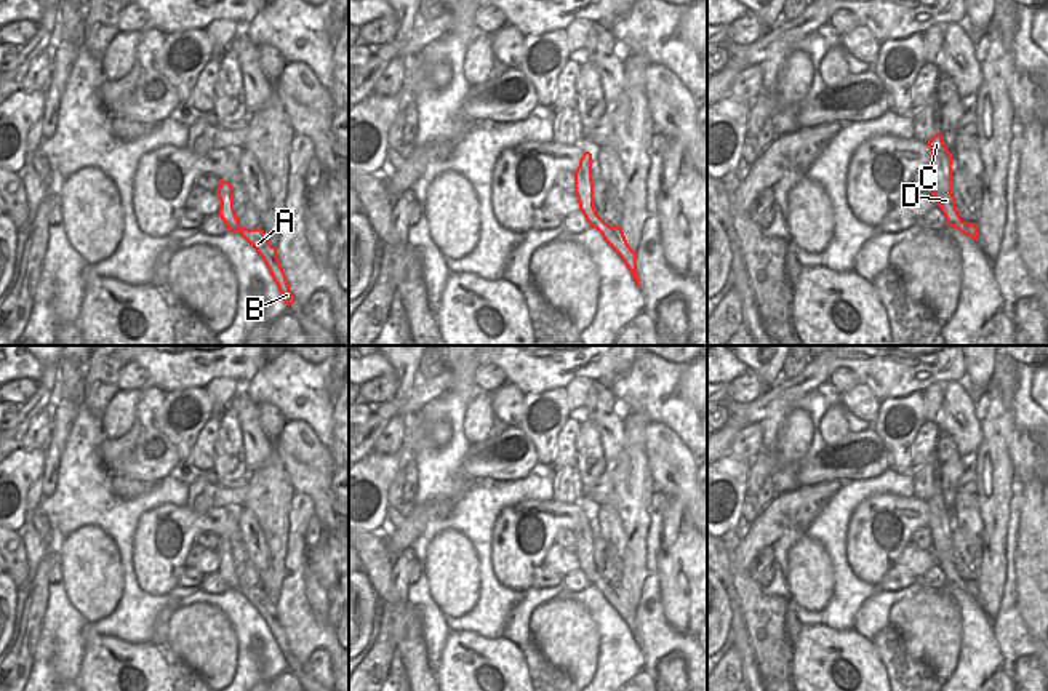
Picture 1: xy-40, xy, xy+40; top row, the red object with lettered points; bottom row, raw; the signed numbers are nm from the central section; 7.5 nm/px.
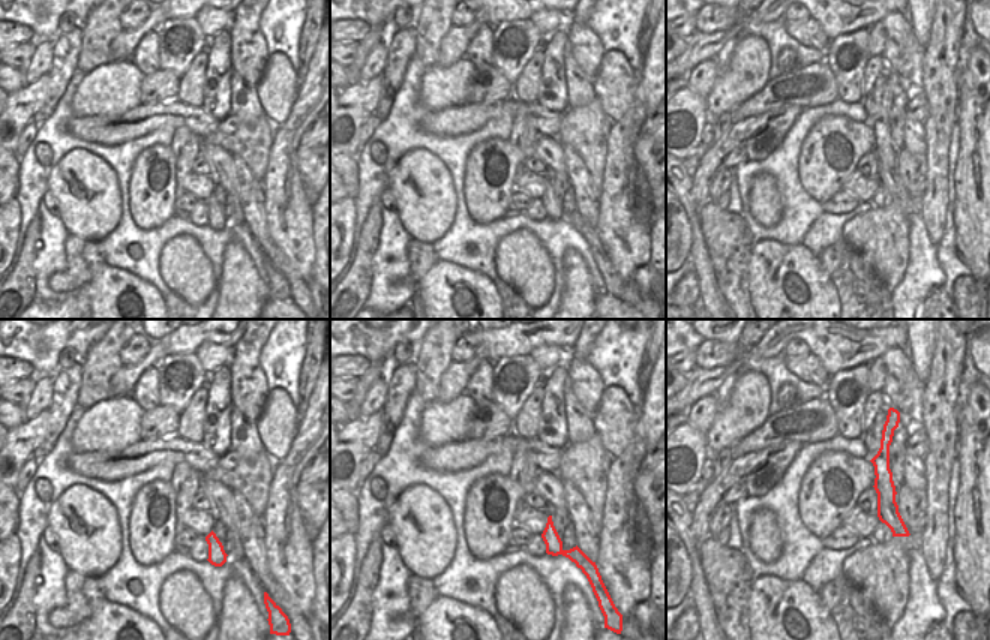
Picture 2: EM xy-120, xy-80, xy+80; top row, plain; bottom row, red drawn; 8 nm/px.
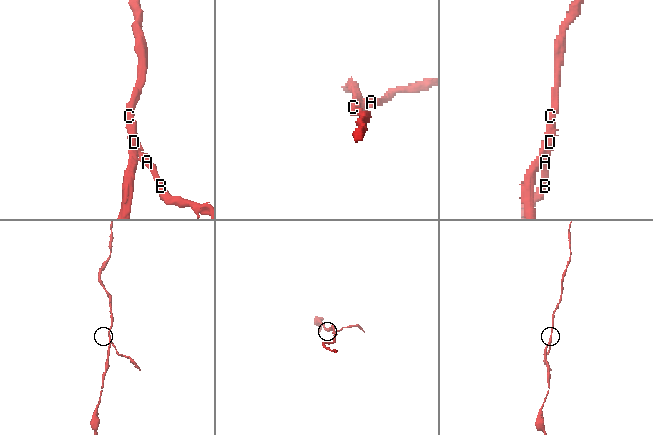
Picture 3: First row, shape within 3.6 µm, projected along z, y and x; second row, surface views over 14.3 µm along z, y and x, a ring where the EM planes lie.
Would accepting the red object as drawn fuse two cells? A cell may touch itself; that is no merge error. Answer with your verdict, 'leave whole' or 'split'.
split

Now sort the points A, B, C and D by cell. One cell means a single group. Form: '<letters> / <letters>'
A B / C D

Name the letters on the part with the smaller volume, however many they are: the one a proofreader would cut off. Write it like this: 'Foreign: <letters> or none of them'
Foreign: A, B

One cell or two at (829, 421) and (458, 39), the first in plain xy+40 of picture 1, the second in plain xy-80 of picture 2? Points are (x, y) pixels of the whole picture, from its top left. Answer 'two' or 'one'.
one

